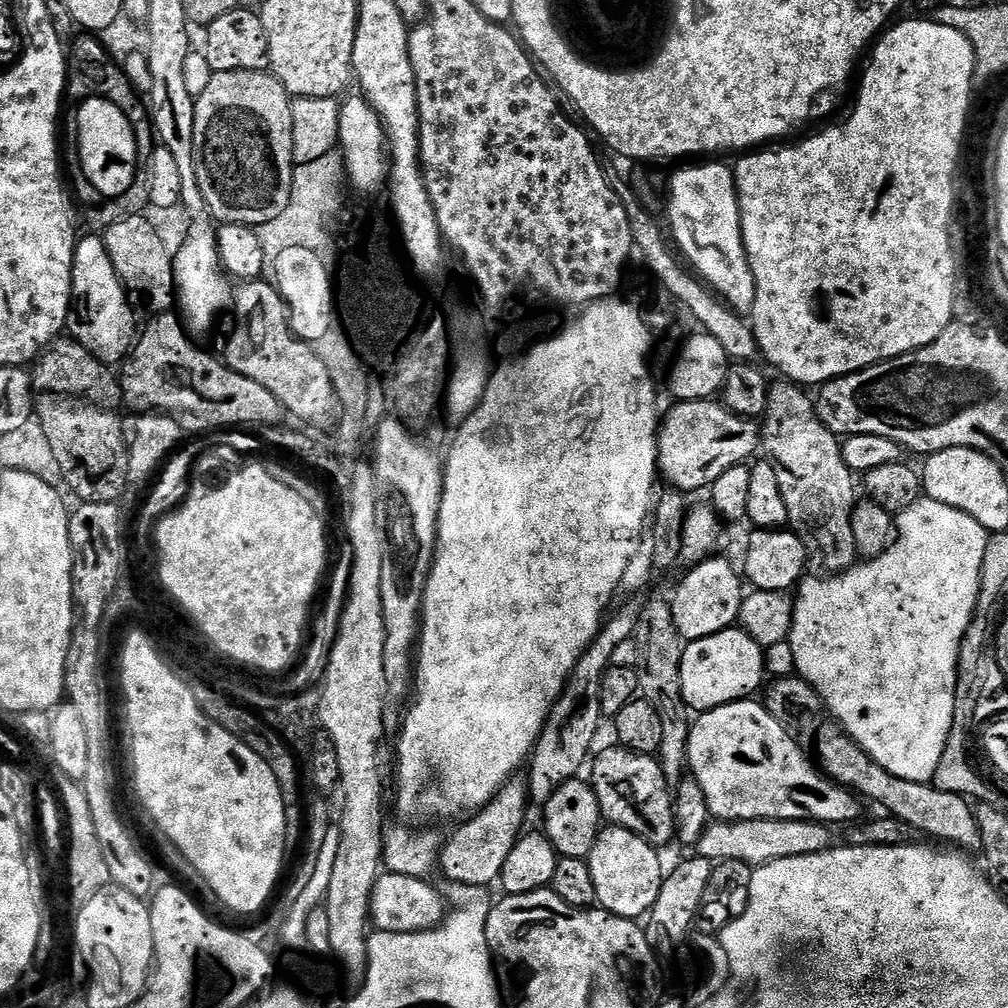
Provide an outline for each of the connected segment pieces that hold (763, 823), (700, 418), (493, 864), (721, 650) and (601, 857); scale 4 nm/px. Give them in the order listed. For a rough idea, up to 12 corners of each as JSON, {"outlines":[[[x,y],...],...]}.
{"outlines":[[[721,820],[698,845],[749,866],[827,852],[814,820]],[[681,400],[656,438],[661,477],[707,489],[762,444],[757,421]],[[513,778],[441,849],[452,884],[494,884],[523,835],[527,783]],[[739,626],[685,643],[693,713],[743,700],[765,680],[764,649]],[[605,827],[586,858],[596,904],[639,921],[665,869],[638,834]]]}

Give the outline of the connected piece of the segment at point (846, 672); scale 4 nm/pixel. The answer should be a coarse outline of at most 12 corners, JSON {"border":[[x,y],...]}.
{"border":[[927,498],[801,579],[795,675],[892,776],[954,722],[990,533]]}

